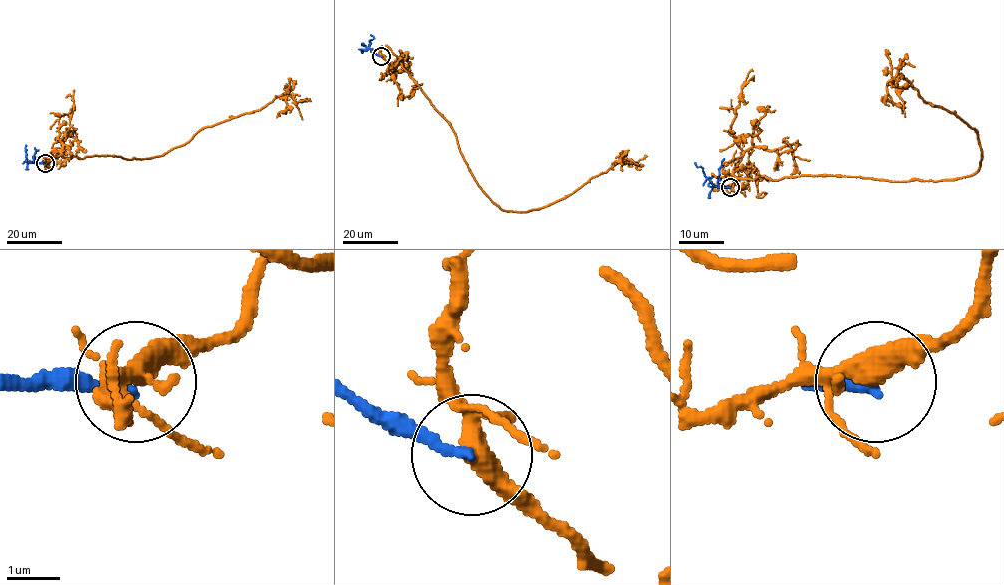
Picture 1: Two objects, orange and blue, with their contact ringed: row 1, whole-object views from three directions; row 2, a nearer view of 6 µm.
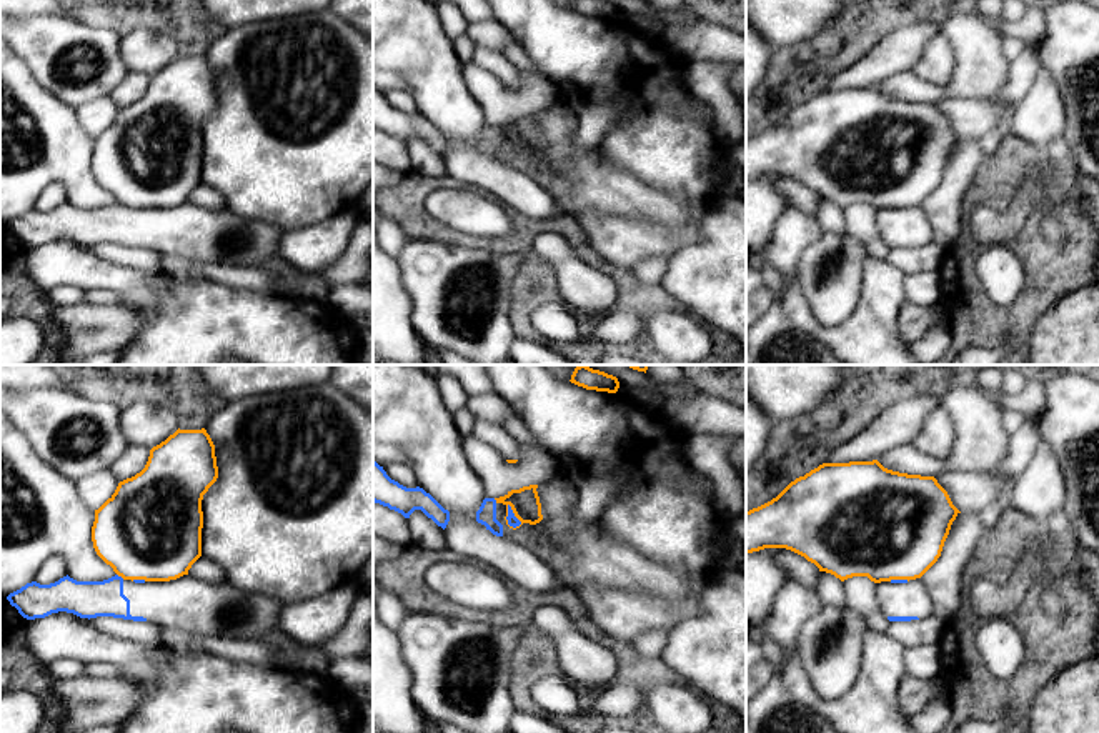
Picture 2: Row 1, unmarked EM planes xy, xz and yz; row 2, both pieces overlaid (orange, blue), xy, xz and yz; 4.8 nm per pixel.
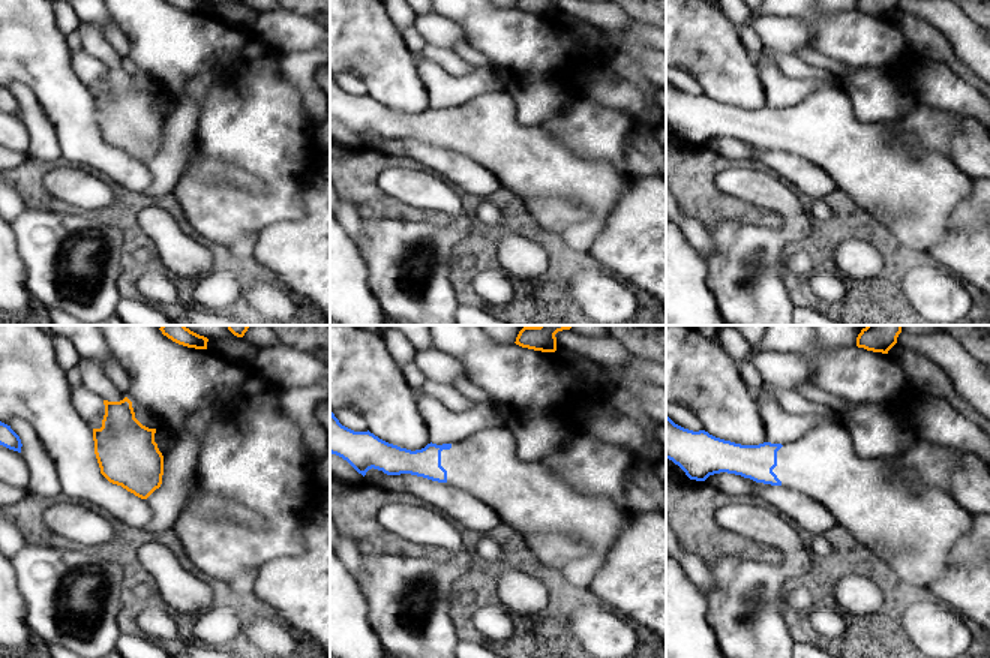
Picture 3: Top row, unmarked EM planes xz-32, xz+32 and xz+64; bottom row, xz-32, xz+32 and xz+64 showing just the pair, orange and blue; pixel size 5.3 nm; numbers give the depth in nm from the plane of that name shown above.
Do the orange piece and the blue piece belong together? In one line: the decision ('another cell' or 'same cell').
another cell

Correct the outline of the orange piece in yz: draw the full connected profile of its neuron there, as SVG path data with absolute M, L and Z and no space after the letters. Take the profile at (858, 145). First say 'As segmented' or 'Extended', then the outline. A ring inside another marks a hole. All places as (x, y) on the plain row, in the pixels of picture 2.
As segmented. M878 87L823 90L791 108L771 128L746 138L746 180L786 175L841 208L853 203L868 203L874 210L909 208L921 205L937 188L951 152L959 140L934 103L893 98Z

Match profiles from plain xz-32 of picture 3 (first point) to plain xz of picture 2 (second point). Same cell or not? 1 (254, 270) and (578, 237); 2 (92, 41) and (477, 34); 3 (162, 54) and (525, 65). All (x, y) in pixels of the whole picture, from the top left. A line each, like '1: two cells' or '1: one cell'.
1: one cell
2: two cells
3: two cells

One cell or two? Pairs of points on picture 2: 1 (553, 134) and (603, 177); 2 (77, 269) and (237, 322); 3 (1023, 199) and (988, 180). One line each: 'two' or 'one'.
1: one
2: one
3: two

